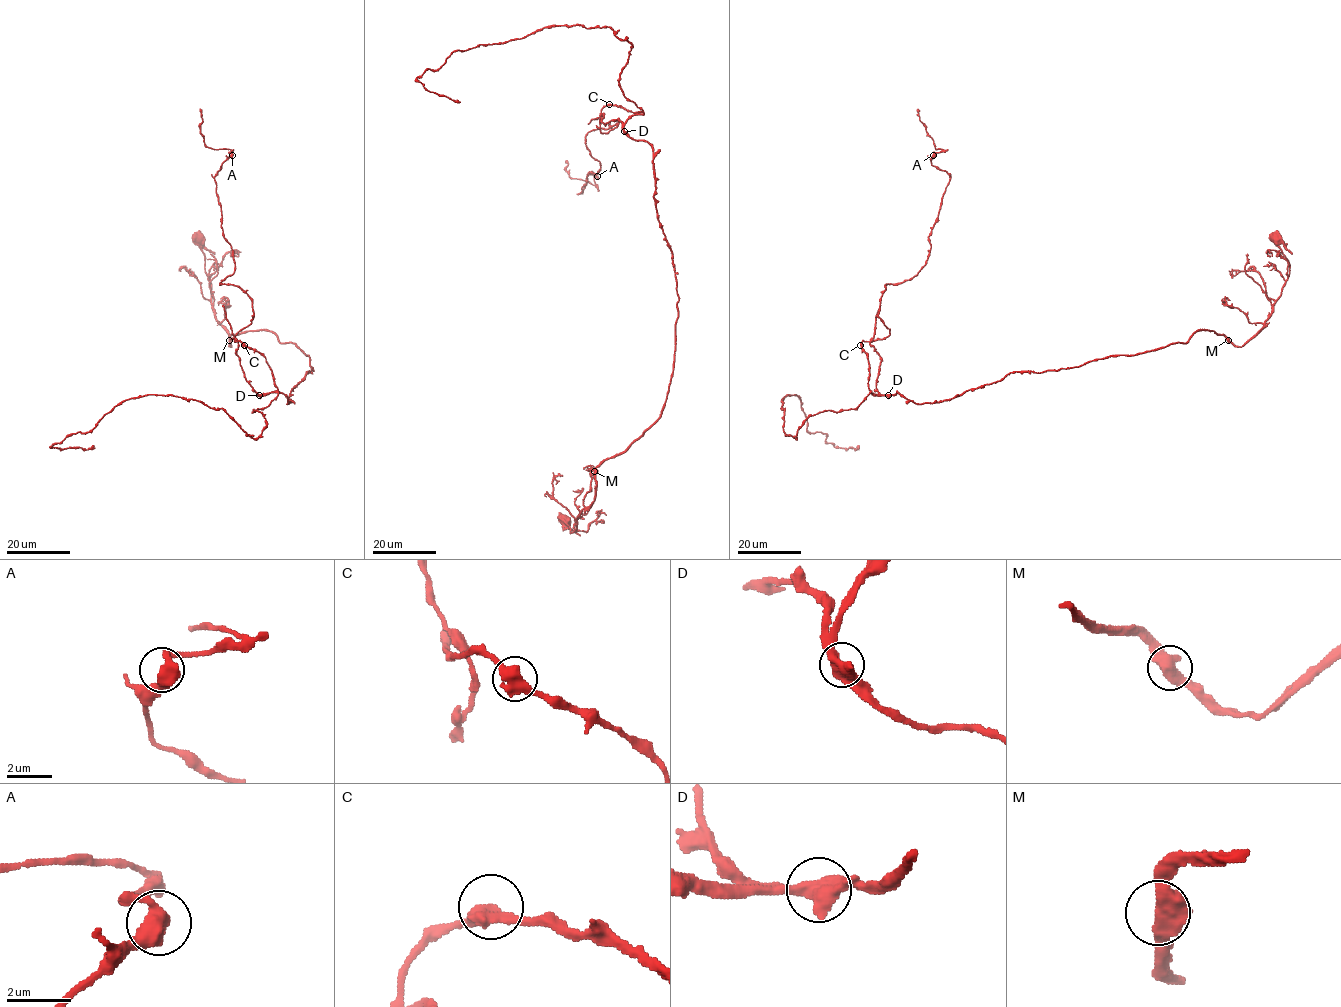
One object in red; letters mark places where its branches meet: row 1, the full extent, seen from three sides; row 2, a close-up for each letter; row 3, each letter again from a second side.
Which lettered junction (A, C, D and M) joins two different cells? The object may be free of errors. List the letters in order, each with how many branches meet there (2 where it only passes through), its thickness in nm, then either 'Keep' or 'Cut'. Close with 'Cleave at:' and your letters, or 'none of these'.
A: Branches: 2. Thickness 480 nm. Keep
C: Branches: 2. Thickness 480 nm. Keep
D: Branches: 2. Thickness 500 nm. Cut
M: Branches: 2. Thickness 600 nm. Keep
Cleave at: D

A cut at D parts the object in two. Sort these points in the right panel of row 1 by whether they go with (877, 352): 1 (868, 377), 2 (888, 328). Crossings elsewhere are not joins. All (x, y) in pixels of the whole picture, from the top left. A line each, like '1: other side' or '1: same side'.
1: other side
2: other side

